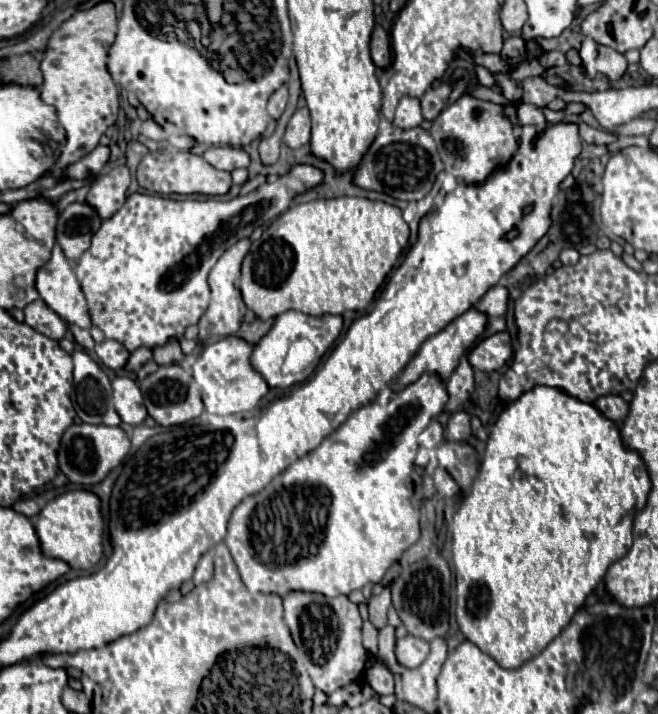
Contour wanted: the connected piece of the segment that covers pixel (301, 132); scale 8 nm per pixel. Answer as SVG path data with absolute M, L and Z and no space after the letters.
M300 108L294 112L294 116L288 122L284 142L290 148L300 148L310 142L310 112L308 108Z

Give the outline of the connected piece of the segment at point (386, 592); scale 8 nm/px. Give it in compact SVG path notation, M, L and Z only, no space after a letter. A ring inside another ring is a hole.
M386 584L384 590L378 594L378 596L372 596L368 600L368 614L370 614L370 622L376 626L376 628L382 628L386 626L386 612L390 608L390 586L392 584Z

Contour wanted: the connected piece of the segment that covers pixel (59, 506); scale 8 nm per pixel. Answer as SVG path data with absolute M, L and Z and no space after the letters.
M70 490L56 496L40 512L36 522L36 534L40 538L44 556L60 558L76 570L94 568L104 554L104 520L100 512L100 498L90 490Z

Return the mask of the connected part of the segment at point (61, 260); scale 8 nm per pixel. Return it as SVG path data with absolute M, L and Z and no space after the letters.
M58 244L52 248L50 260L38 270L36 290L38 290L40 298L64 322L76 324L84 330L88 330L92 326L80 282L76 280L74 272L70 270L70 264Z

